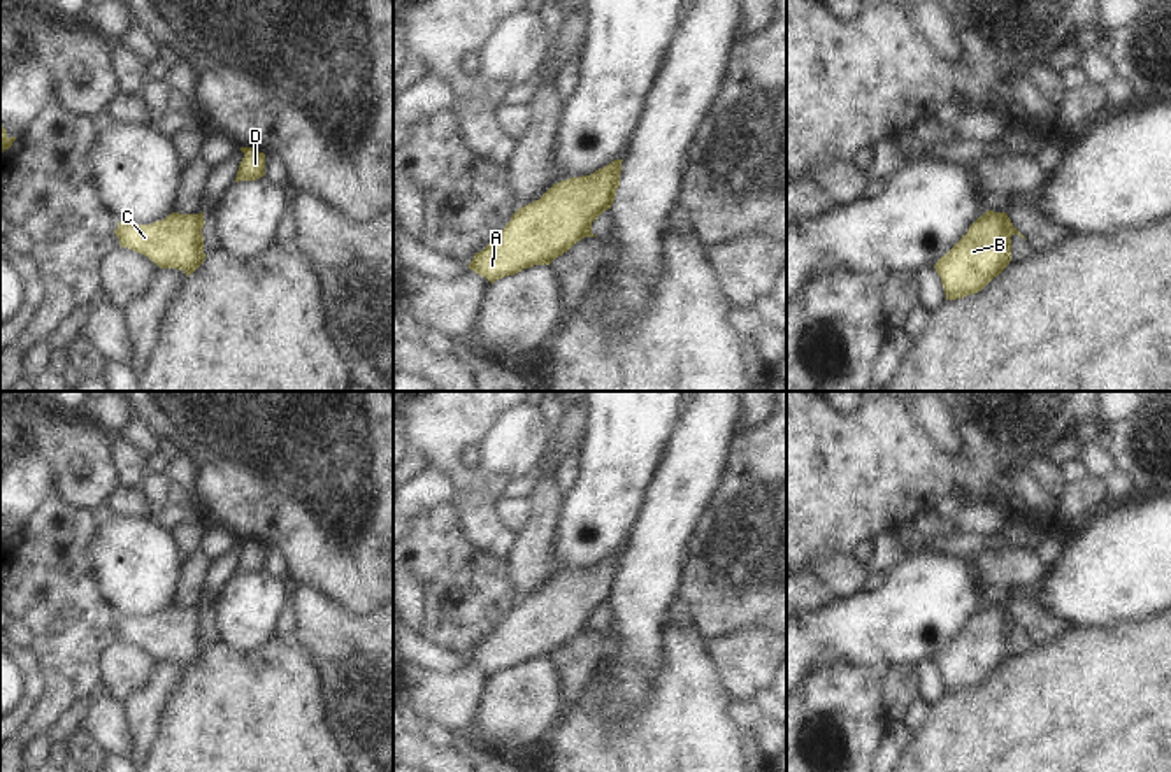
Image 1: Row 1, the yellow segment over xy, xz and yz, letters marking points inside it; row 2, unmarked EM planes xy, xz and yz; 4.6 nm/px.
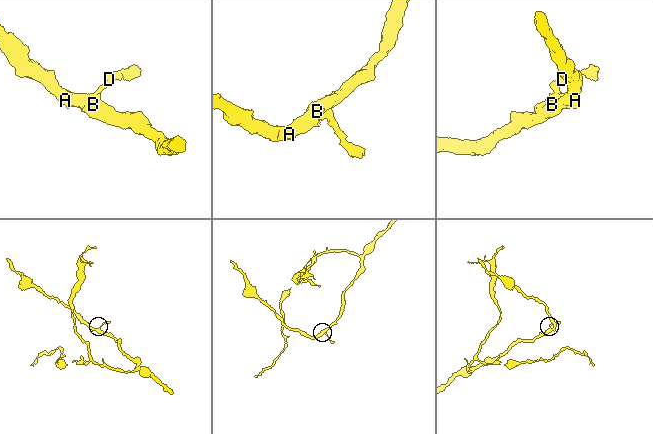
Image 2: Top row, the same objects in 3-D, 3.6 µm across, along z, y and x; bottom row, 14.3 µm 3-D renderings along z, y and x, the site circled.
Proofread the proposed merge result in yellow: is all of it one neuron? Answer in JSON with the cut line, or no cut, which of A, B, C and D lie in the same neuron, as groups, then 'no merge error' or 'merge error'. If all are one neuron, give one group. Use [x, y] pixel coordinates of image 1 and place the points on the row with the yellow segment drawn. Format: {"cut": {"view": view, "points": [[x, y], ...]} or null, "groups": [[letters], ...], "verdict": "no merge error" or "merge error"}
{"cut": {"view": "yz", "points": [[994, 213], [1005, 218], [1008, 262]]}, "groups": [["A", "B", "C"], ["D"]], "verdict": "merge error"}

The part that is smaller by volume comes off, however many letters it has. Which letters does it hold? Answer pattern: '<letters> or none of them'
D

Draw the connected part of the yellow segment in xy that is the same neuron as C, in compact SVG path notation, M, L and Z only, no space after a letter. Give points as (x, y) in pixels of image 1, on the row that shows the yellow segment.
M172 212L151 225L118 223L114 230L121 247L147 256L160 268L177 268L193 274L205 260L198 256L198 214Z

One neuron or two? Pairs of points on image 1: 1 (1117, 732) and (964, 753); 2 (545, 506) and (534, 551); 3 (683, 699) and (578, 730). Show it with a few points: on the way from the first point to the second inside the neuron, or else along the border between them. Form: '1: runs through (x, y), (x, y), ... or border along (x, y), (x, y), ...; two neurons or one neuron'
1: runs through (1078, 753), (1003, 753); one neuron
2: runs through (545, 516), (545, 530), (539, 541); one neuron
3: runs through (657, 725), (646, 736), (604, 736); one neuron

